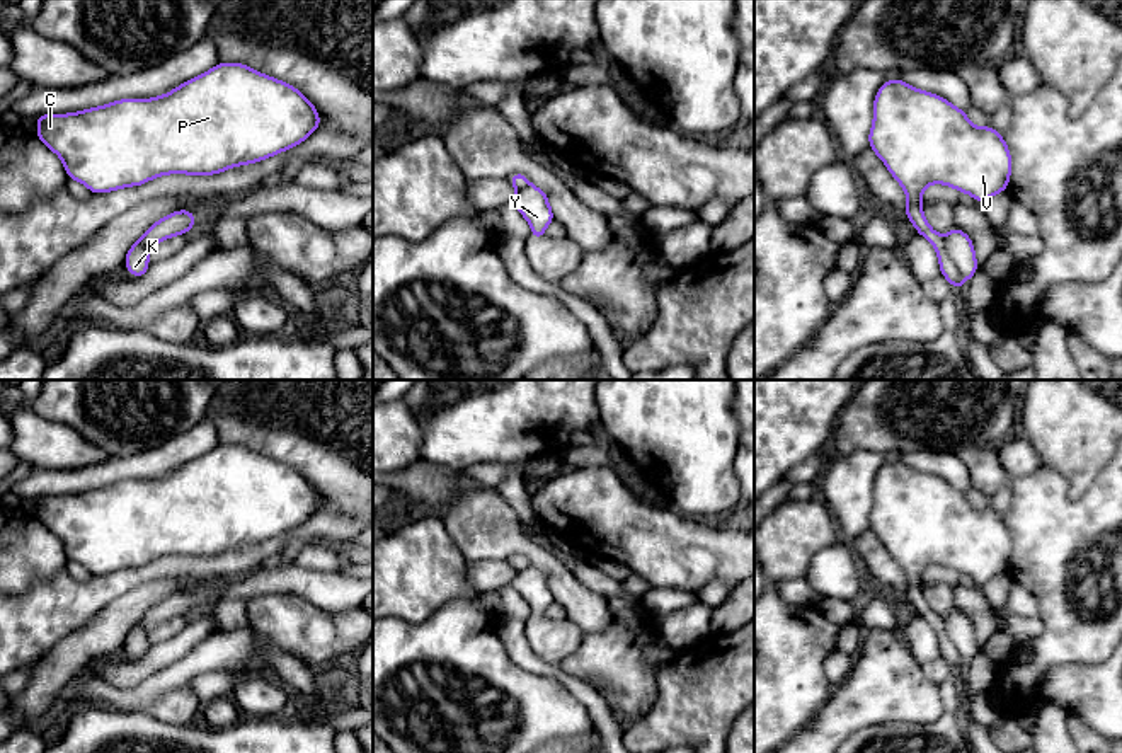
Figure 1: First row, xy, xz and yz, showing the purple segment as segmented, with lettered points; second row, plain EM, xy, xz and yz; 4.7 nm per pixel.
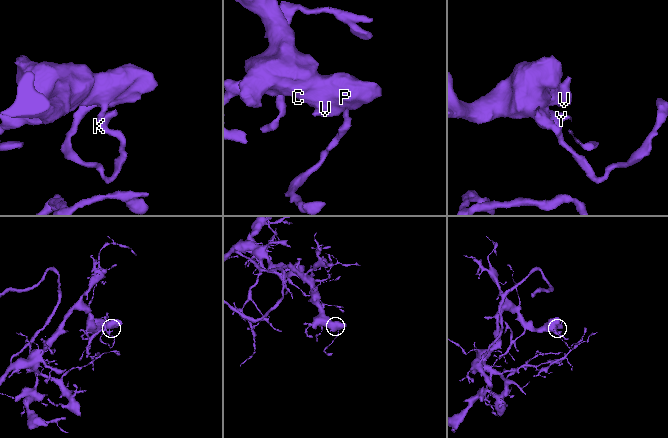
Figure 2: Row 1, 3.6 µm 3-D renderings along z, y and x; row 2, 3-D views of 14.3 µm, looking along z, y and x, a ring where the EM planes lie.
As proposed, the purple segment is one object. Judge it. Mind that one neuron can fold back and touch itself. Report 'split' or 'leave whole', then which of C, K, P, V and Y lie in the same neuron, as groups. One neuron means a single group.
split | C K P V / Y

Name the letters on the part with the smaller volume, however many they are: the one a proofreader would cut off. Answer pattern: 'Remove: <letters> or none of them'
Remove: Y

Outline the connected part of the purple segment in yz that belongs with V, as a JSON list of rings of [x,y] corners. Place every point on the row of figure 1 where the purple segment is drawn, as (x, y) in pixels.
[[[902,78],[885,80],[873,99],[873,123],[868,133],[868,147],[885,164],[890,175],[902,186],[907,199],[904,216],[914,225],[936,250],[940,274],[955,288],[962,290],[964,279],[959,267],[947,256],[943,237],[926,221],[921,198],[930,184],[943,184],[960,194],[970,194],[976,203],[1008,191],[1011,175],[1011,153],[1005,138],[991,126],[976,128],[965,111],[947,99],[911,87]]]

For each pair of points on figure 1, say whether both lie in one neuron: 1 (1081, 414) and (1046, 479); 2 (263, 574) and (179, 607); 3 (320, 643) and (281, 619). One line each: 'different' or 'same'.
1: different
2: same
3: same

